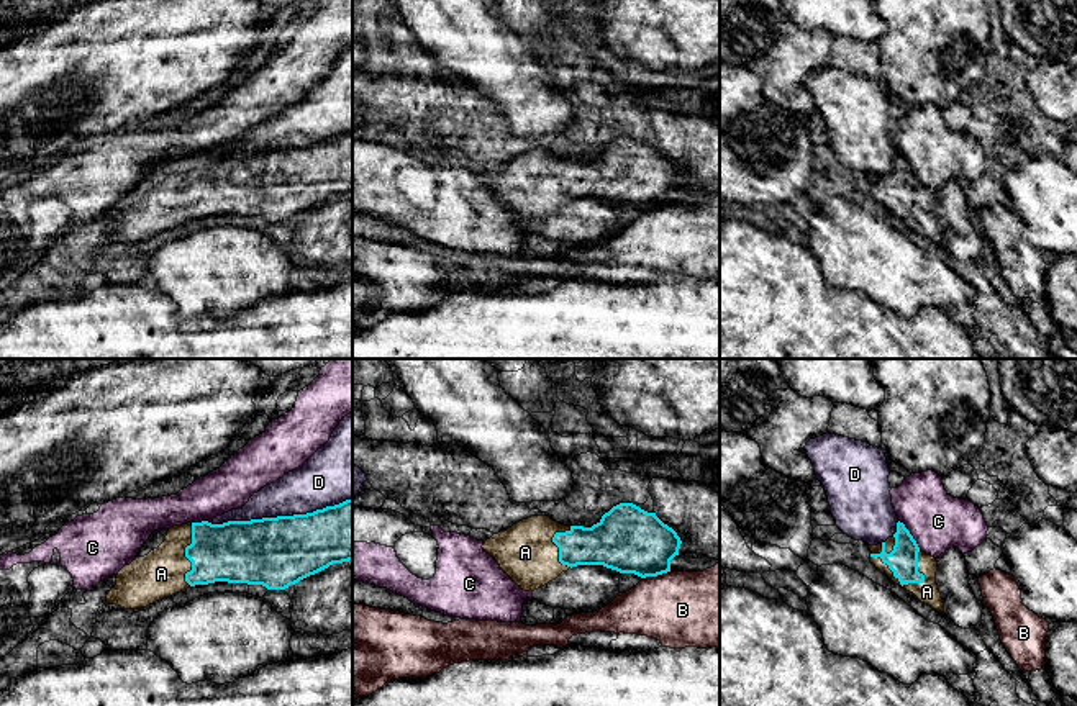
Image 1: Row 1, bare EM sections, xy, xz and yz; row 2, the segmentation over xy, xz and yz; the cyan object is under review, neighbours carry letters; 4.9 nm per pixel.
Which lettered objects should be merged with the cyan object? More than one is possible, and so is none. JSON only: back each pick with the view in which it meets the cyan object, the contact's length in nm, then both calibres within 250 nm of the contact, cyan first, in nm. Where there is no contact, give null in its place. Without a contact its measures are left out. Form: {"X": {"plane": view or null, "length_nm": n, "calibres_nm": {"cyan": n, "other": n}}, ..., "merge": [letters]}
{"A": {"plane": "yz", "length_nm": 320, "calibres_nm": {"cyan": 150, "other": 100}}, "merge": ["A"]}

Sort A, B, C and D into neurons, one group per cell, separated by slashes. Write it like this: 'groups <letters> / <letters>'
groups A / B / C / D

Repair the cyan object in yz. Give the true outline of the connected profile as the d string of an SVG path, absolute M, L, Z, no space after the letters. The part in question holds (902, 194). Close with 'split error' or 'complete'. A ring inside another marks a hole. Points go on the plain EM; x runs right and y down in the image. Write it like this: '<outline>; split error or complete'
M897 156L893 169L885 175L870 179L870 185L870 195L895 218L902 218L921 236L944 246L944 236L936 218L938 195L920 183L903 156Z; split error

